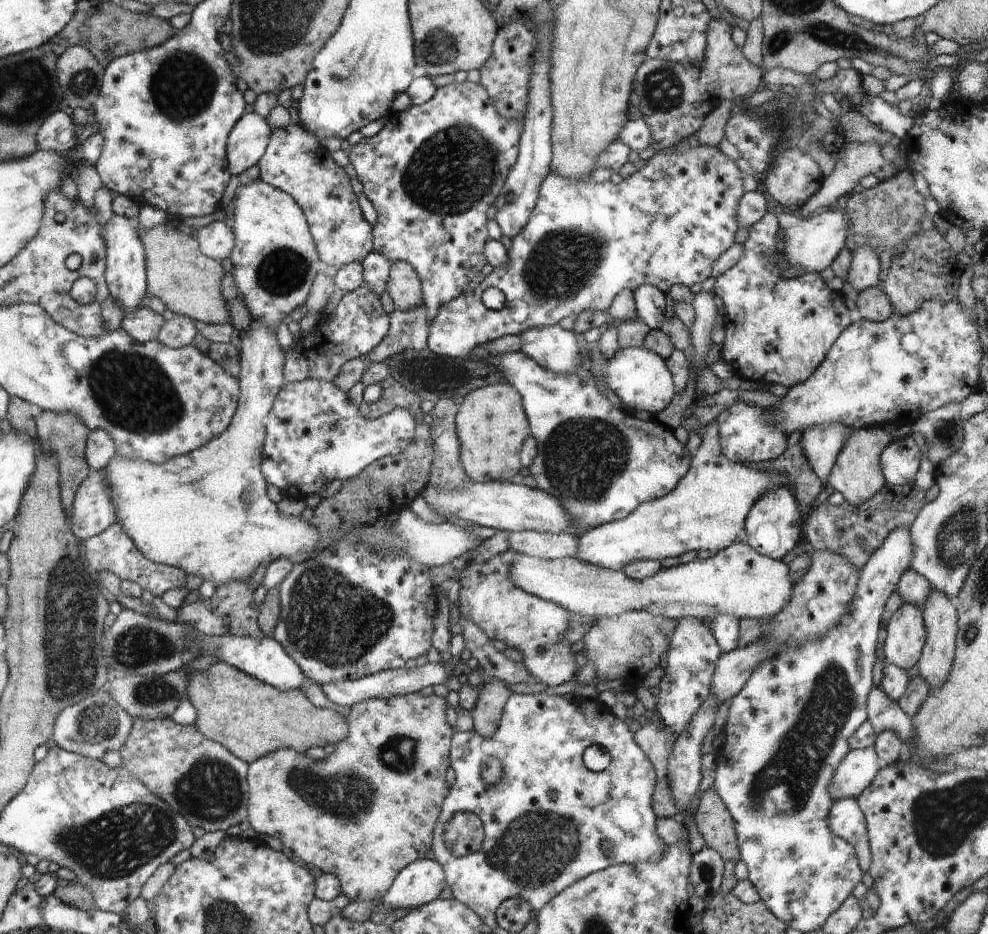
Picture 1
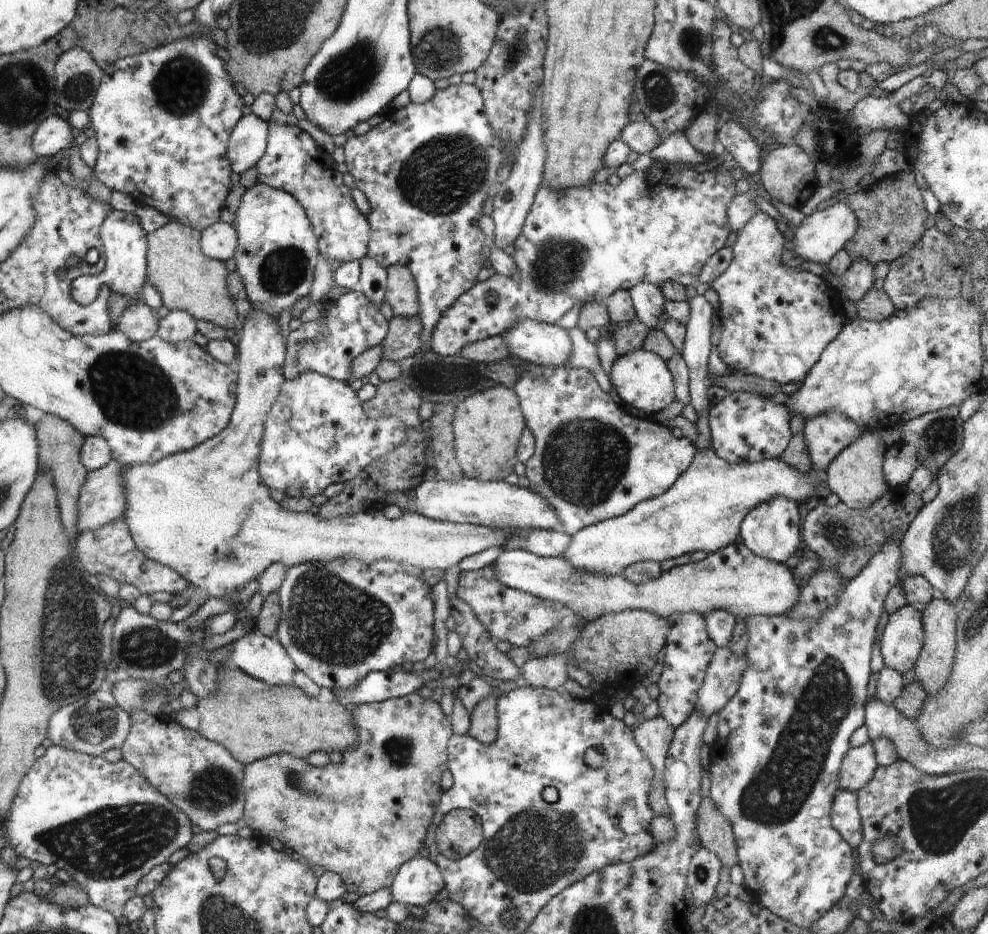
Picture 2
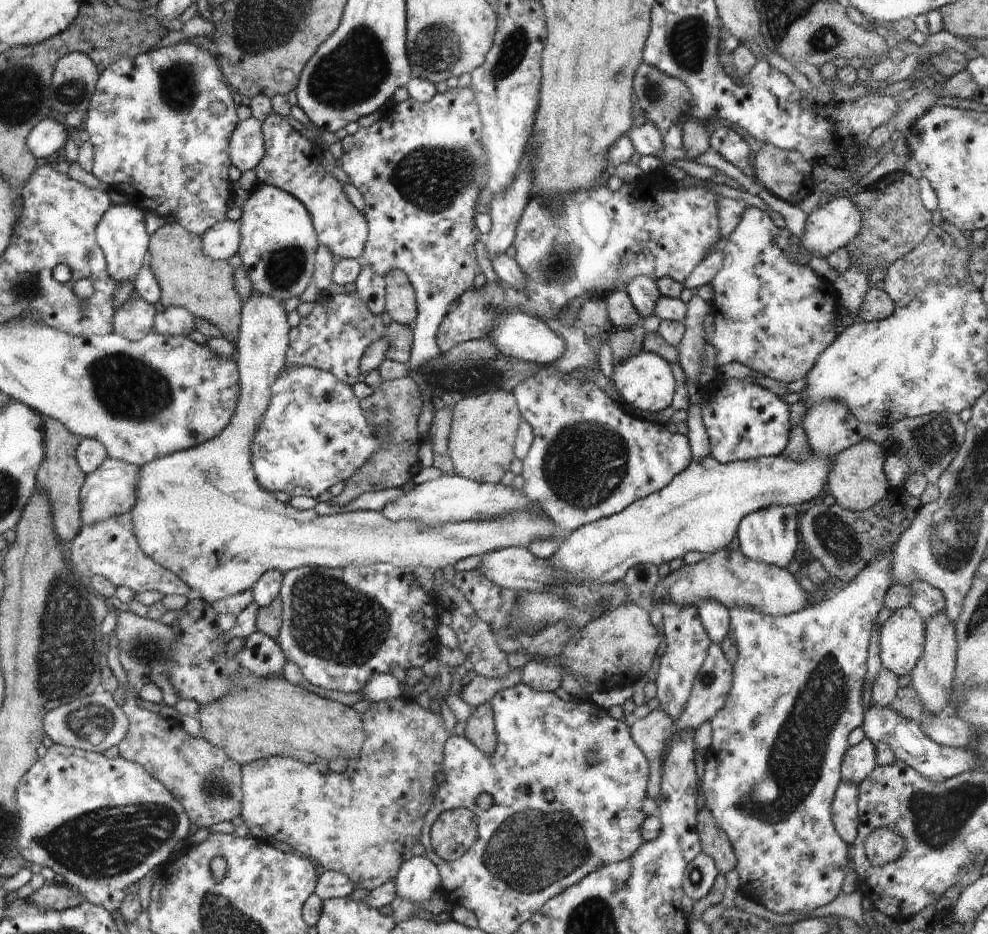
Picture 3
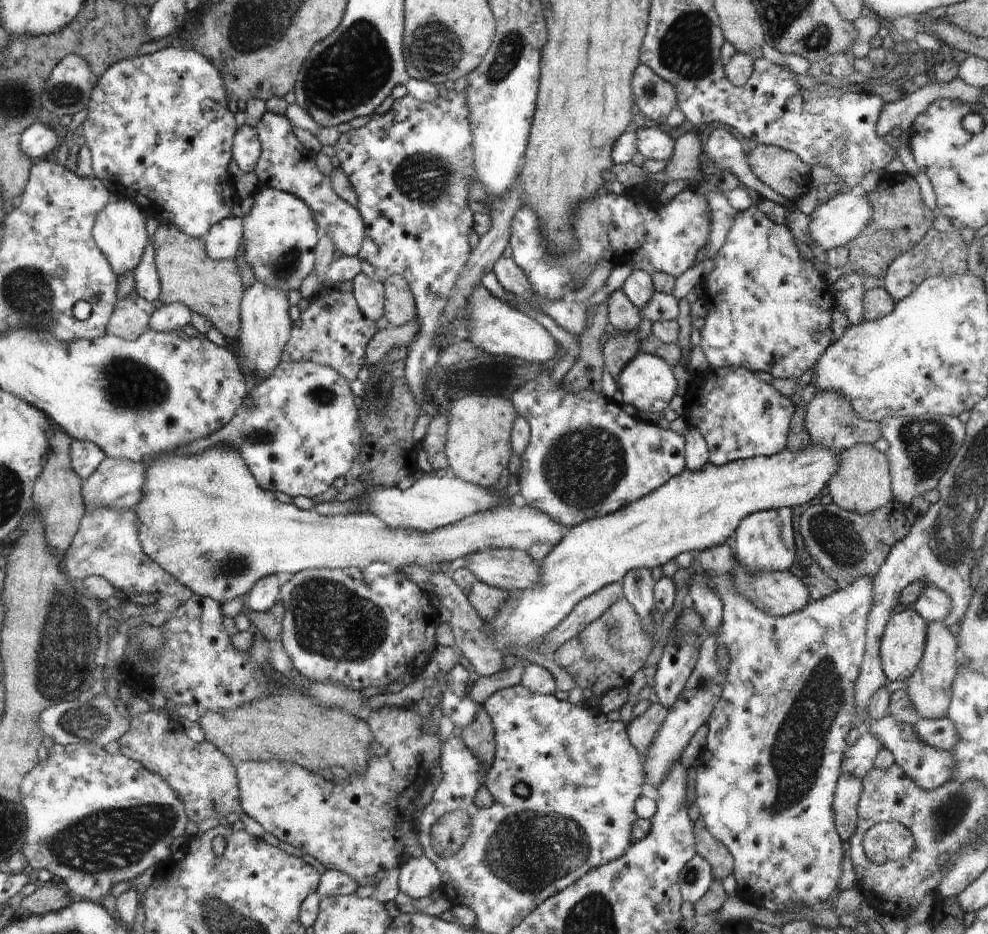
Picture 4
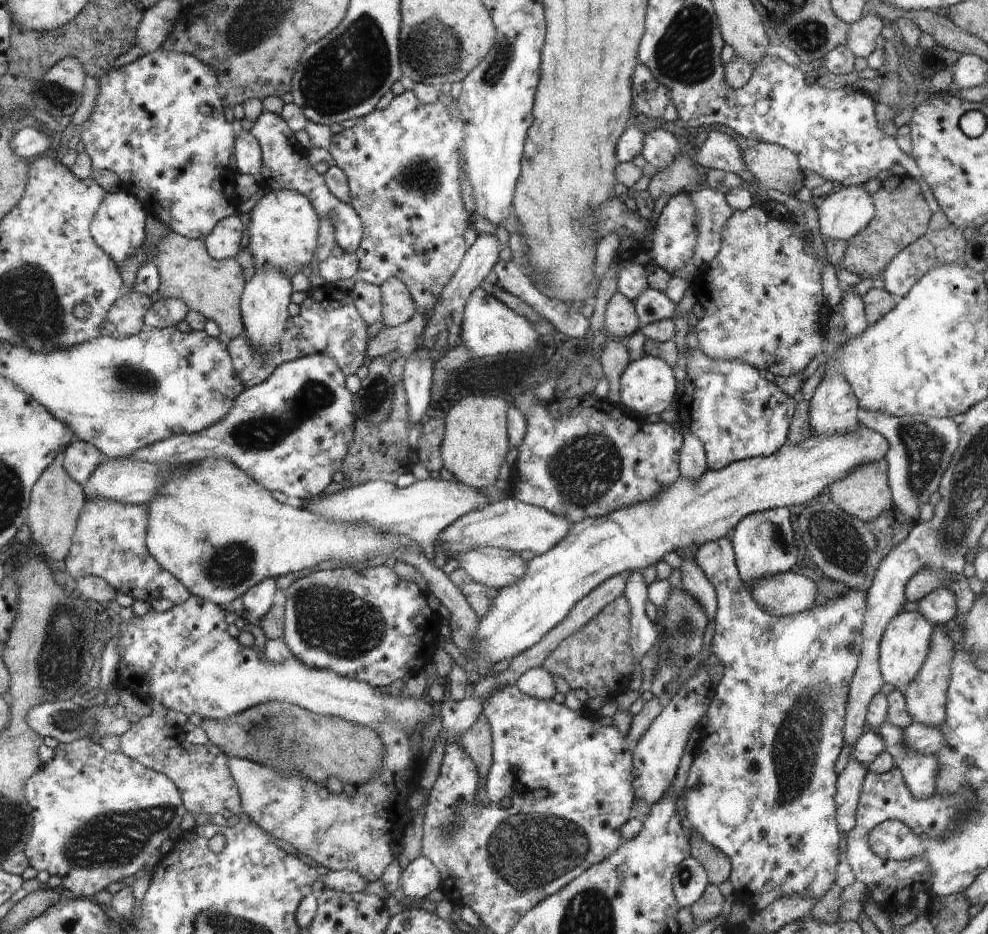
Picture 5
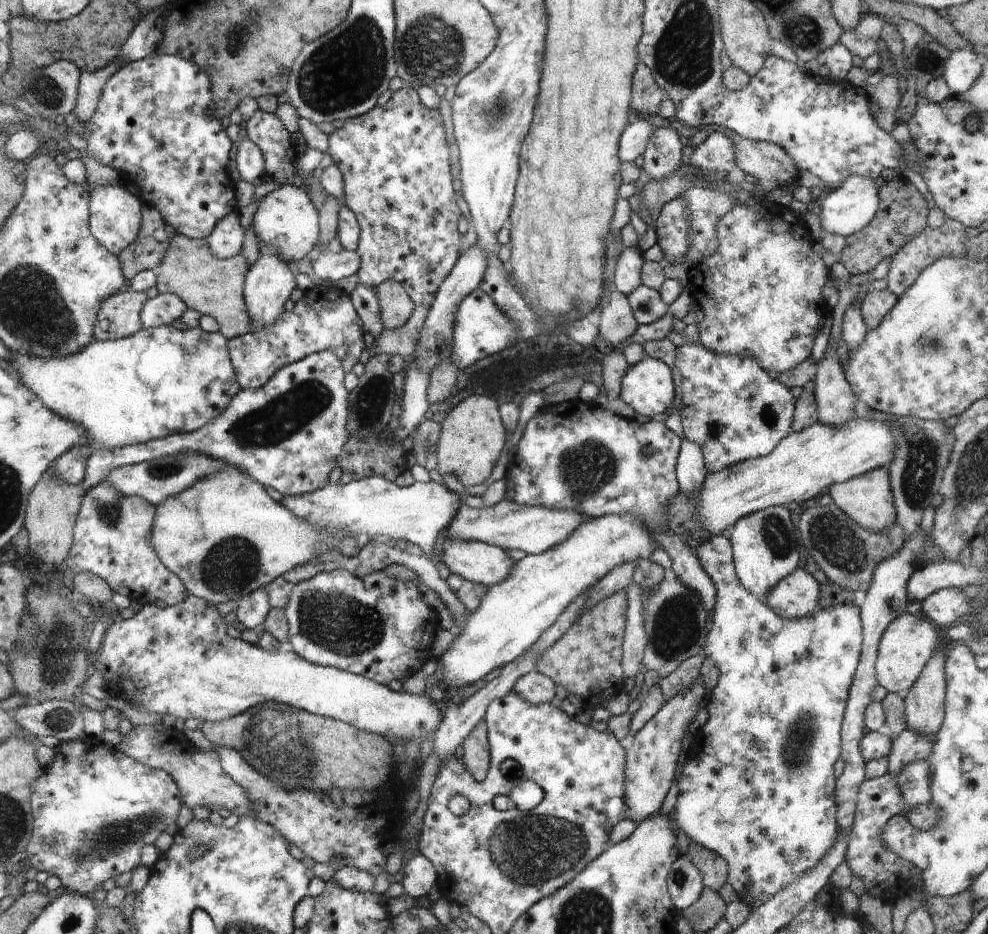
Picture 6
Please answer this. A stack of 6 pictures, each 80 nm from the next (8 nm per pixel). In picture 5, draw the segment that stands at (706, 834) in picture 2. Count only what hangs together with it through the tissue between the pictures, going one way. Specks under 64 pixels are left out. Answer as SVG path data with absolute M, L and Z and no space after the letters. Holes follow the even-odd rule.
M692 830L689 839L690 854L704 865L707 879L710 884L718 885L729 878L731 862L719 848L714 848L707 840L704 840L699 832Z

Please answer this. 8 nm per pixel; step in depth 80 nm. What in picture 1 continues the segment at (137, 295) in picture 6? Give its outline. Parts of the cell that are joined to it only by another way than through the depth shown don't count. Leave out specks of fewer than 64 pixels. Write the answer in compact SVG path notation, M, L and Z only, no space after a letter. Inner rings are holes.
M145 306L140 308L136 316L124 316L121 327L126 329L132 338L144 344L158 339L158 334L165 324L166 320L162 315Z

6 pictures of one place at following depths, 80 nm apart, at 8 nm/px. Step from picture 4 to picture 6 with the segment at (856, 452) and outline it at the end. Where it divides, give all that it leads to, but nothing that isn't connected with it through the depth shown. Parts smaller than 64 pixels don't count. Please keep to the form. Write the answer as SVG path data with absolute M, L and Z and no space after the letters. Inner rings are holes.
M889 466L874 468L872 472L854 476L848 482L834 484L830 488L830 495L833 504L864 530L876 533L884 532L890 524L897 522L897 513L889 480Z

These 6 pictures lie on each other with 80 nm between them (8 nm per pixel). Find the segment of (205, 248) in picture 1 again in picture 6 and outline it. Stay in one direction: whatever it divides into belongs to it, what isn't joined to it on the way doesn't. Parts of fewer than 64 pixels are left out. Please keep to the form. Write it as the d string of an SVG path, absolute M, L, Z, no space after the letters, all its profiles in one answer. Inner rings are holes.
M233 213L227 219L221 219L207 240L210 242L211 252L219 259L230 259L241 254L244 228L240 226L238 216Z

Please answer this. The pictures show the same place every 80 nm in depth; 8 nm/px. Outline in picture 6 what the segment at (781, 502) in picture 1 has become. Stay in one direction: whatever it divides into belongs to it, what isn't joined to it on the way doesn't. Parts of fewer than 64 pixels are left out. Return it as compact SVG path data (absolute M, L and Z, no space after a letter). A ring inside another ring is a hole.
M768 506L748 514L731 528L727 536L733 552L735 574L740 586L754 598L764 601L768 590L786 576L795 572L799 562L800 541L797 528L792 524L791 512L786 506Z

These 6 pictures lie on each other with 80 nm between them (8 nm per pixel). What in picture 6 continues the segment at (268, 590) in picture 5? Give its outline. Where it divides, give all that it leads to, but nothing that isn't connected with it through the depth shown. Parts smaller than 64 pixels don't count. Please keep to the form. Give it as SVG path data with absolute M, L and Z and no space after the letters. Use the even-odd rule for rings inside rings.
M260 588L258 591L252 592L251 595L244 596L239 602L236 614L243 629L257 630L258 628L260 630L271 610L266 590Z

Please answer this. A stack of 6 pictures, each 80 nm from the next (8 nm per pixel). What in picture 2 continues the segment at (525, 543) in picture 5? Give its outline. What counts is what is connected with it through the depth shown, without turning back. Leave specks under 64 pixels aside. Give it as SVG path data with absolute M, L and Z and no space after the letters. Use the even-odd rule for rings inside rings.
M252 308L246 316L237 347L238 402L235 403L230 426L190 451L168 455L154 464L122 465L127 500L122 518L127 521L135 544L149 558L175 569L189 584L205 590L209 598L220 599L240 590L250 580L259 578L274 563L282 563L289 569L300 563L328 563L356 557L368 563L380 559L406 563L422 571L430 568L445 570L458 565L462 558L492 546L505 548L512 529L432 520L412 510L404 511L395 519L389 519L384 511L372 511L324 520L316 514L290 512L282 504L276 504L259 475L259 456L262 454L260 440L266 426L264 418L279 398L280 386L283 386L284 358L287 358L286 342L271 313Z

